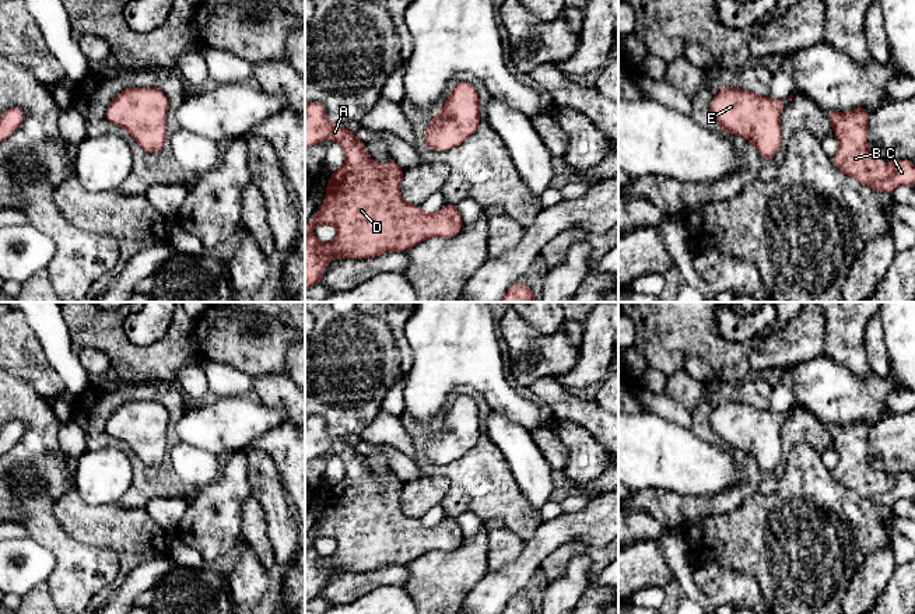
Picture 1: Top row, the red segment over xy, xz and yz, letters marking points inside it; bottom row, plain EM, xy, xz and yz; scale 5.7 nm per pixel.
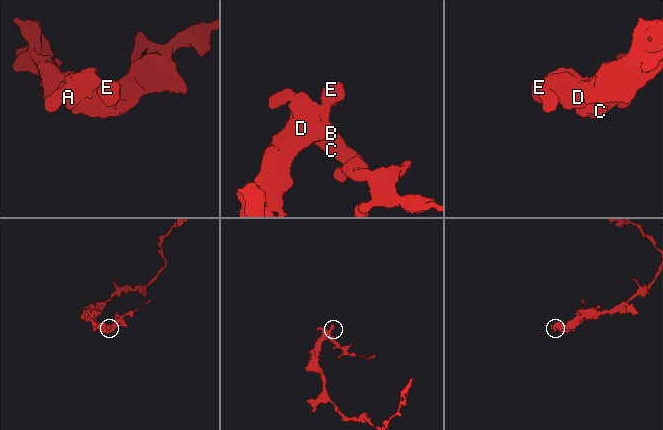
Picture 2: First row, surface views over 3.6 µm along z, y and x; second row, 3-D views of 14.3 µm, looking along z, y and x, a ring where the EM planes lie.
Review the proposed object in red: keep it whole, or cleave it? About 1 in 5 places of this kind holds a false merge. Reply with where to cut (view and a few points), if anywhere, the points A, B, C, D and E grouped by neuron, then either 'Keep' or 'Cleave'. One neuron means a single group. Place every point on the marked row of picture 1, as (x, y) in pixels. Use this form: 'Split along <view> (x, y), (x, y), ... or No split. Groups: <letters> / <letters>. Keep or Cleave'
No split. Groups: A B C D E. Keep

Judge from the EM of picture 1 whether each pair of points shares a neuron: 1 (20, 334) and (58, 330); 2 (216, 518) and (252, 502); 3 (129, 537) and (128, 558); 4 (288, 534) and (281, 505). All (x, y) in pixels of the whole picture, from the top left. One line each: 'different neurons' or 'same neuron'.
1: different neurons
2: different neurons
3: same neuron
4: same neuron

